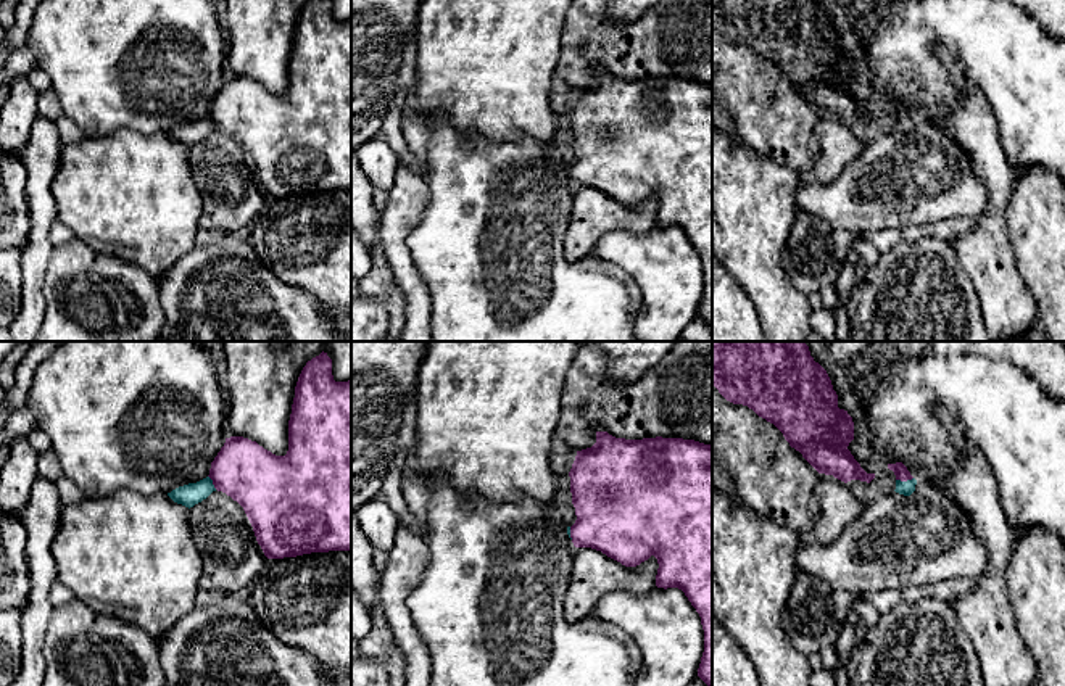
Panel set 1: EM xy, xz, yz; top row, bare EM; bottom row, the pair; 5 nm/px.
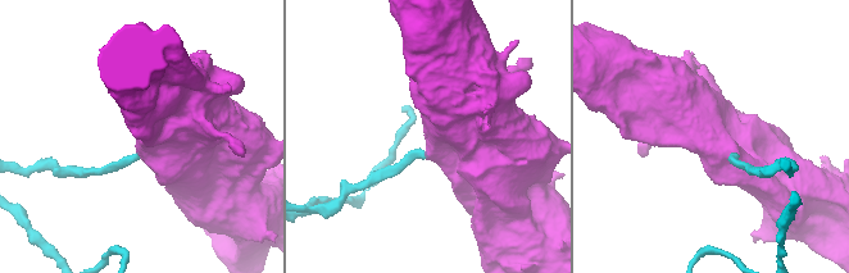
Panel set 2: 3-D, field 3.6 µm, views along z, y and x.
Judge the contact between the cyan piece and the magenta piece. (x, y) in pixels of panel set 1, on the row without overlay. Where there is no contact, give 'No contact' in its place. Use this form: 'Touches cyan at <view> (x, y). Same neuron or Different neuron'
Touches cyan at yz (904, 121). Same neuron

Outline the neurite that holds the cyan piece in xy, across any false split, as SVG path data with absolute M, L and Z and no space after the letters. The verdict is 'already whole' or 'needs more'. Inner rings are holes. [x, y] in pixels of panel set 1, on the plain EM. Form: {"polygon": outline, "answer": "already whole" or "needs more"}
{"polygon": "M308 0L295 26L285 95L276 95L243 76L226 77L224 85L211 101L209 114L197 122L179 126L168 135L190 148L216 129L243 147L267 198L351 190L351 19L335 21L332 0Z", "answer": "needs more"}

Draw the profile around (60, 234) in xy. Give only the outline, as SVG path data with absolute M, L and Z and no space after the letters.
M58 219L53 221L52 227L50 227L50 242L53 246L68 243L74 238L74 233L69 227L66 227L63 222L60 222Z

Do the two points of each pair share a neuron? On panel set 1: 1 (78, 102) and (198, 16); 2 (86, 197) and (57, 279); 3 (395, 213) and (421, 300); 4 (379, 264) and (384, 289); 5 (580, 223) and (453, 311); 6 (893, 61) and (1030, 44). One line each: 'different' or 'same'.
1: same
2: different
3: same
4: same
5: different
6: same

